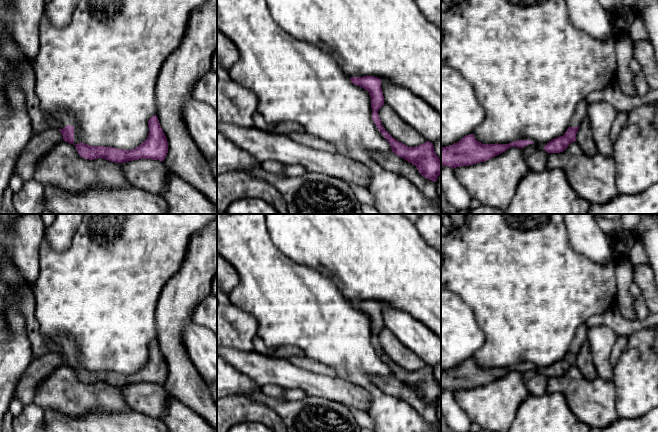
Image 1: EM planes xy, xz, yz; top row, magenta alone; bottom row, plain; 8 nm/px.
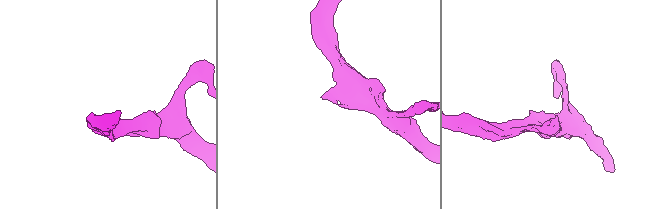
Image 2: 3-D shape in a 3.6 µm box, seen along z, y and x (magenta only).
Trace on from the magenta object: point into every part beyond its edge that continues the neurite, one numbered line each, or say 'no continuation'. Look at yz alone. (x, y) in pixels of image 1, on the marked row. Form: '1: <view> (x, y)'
1: yz (581, 110)

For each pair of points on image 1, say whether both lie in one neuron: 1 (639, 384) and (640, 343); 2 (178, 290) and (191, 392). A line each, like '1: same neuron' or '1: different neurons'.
1: same neuron
2: same neuron

